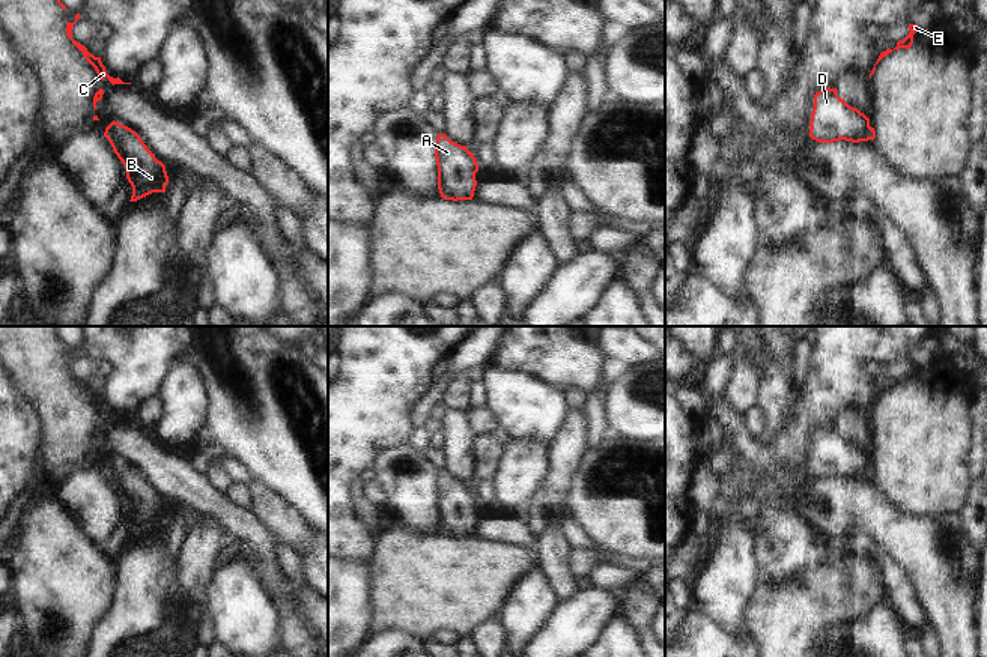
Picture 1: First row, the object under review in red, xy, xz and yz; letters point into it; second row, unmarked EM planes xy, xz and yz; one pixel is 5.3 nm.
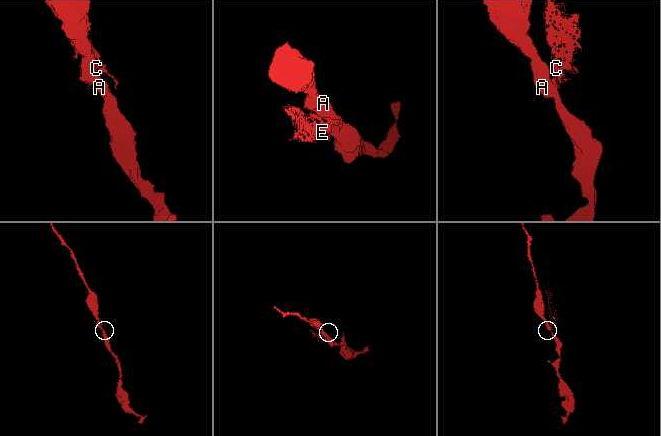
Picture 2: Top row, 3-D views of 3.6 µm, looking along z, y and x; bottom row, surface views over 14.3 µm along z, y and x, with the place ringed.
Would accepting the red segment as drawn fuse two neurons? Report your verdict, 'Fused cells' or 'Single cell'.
Fused cells

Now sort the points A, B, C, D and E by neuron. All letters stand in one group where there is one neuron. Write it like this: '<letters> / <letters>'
A B D / C E

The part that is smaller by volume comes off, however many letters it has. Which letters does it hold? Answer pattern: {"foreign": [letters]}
{"foreign": ["C", "E"]}

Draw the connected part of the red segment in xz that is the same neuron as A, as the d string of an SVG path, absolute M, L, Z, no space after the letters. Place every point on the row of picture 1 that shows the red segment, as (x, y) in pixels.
M438 134L435 158L439 194L457 200L472 200L477 186L475 173L478 171L472 152L466 146L451 141L445 134Z

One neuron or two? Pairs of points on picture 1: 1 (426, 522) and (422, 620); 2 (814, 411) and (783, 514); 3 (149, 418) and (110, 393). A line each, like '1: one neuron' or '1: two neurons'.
1: two neurons
2: one neuron
3: two neurons

